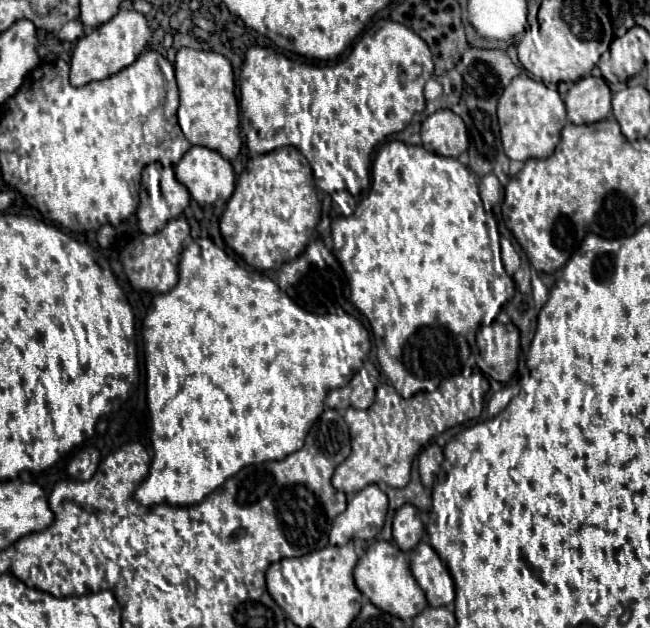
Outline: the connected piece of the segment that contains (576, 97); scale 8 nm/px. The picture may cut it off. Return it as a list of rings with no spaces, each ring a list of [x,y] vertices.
[[[581,78],[569,88],[565,106],[573,124],[599,122],[611,114],[611,90],[603,78]]]

